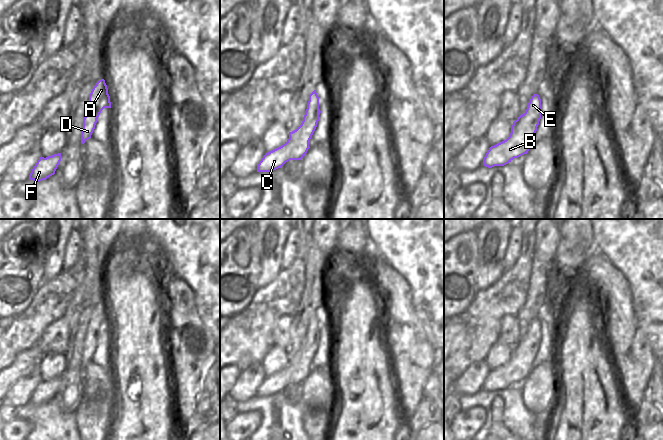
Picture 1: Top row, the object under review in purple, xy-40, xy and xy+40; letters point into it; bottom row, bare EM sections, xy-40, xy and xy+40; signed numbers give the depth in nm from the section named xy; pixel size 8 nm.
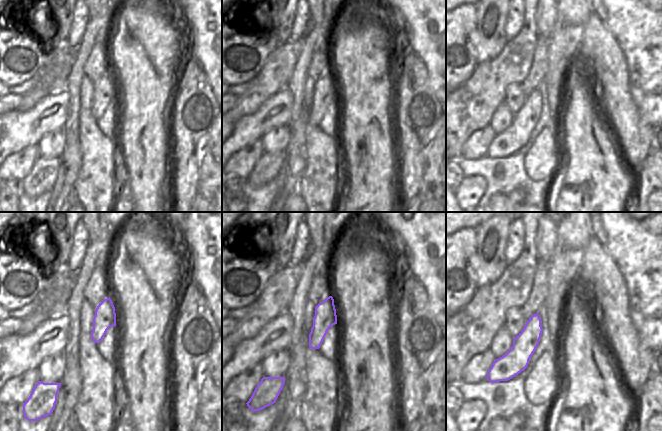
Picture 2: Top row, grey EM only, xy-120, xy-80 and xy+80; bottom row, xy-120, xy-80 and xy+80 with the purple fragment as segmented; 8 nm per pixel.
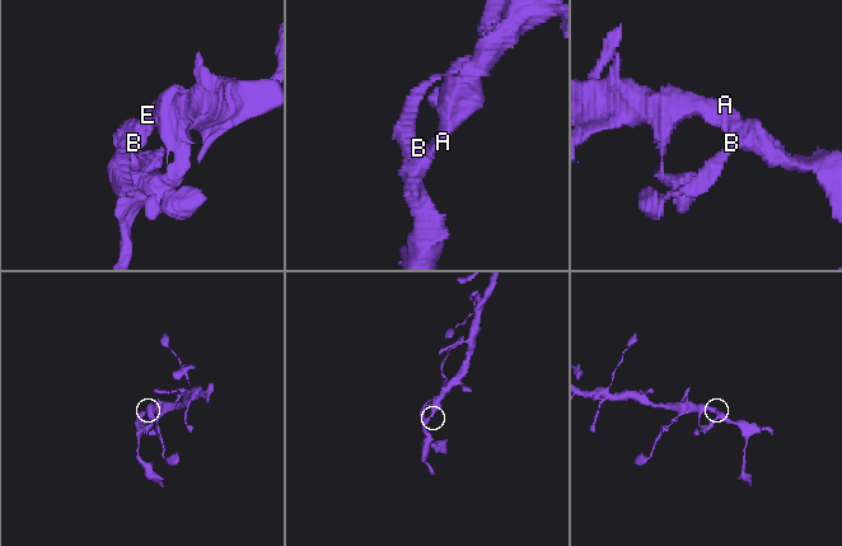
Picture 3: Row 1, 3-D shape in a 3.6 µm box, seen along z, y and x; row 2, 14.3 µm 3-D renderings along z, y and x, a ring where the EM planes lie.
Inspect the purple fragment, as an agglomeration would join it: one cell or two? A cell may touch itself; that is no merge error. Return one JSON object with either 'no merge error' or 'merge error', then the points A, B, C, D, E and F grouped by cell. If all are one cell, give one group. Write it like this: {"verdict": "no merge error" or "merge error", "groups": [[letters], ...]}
{"verdict": "no merge error", "groups": [["A", "B", "C", "D", "E", "F"]]}

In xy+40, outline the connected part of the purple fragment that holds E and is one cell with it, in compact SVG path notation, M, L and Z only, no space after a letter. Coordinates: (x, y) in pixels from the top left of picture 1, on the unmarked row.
M534 318L525 337L513 346L509 361L489 372L483 383L483 389L488 392L504 390L514 382L527 378L540 343L541 323L538 318Z

